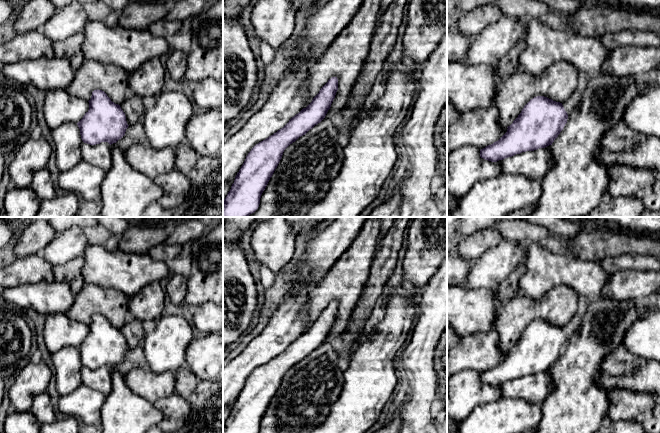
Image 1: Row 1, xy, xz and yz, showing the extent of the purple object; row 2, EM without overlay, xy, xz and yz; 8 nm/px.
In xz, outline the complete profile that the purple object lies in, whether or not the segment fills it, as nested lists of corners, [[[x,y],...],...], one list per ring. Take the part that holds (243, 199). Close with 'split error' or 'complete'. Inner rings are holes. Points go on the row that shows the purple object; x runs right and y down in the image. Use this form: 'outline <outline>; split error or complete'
outline [[[332,77],[306,108],[303,108],[292,117],[283,128],[251,149],[223,201],[223,217],[248,217],[258,209],[261,195],[277,168],[284,150],[325,118],[337,90],[338,79],[337,77]]]; complete

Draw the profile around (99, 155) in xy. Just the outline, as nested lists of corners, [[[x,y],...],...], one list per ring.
[[[82,142],[81,144],[82,160],[93,166],[97,166],[104,171],[108,171],[112,164],[111,146],[108,142],[90,145]]]

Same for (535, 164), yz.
[[[552,146],[526,151],[497,161],[501,174],[524,175],[527,178],[542,180],[555,164]]]

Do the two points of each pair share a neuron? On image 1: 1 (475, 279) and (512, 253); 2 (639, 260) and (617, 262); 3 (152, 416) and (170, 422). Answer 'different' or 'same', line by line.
1: same
2: same
3: different

